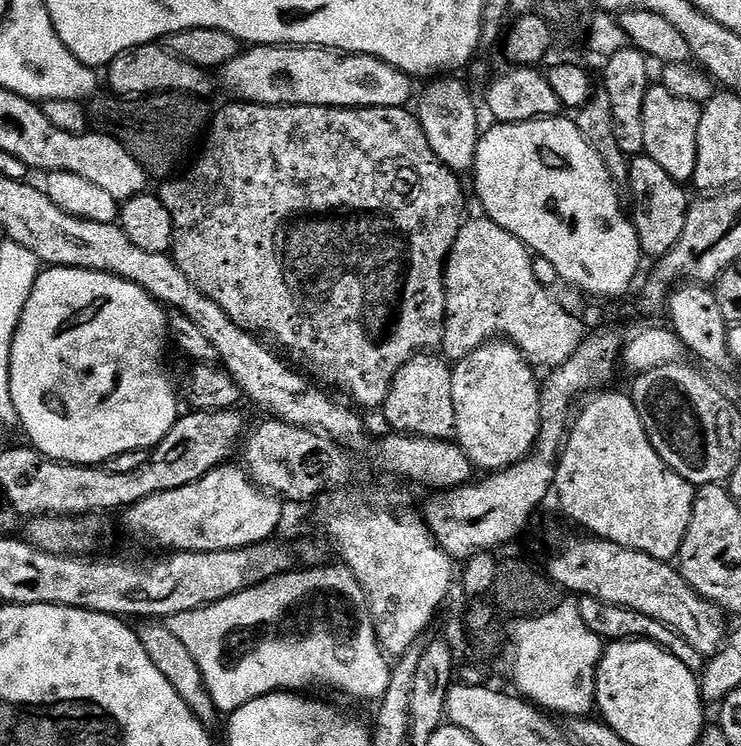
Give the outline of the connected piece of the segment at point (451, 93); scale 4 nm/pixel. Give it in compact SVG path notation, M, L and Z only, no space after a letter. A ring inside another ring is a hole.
M443 76L433 79L421 98L419 95L416 113L430 144L430 150L438 154L438 158L451 172L468 174L476 164L480 125L478 126L478 110L474 98L460 78Z

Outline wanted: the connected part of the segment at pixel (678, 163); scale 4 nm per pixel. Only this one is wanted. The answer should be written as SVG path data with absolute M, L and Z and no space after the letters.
M663 86L649 87L644 103L644 125L646 126L646 146L644 152L670 178L679 184L687 185L694 178L694 170L698 166L698 122L701 105L690 102L686 98L678 98L678 94L670 94Z

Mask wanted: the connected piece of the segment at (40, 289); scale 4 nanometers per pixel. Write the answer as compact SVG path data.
M53 268L41 271L36 286L26 302L22 322L14 334L14 346L10 358L10 394L14 394L14 406L18 410L19 427L29 436L31 447L49 456L52 460L61 460L64 464L103 465L105 460L118 454L151 450L170 434L176 424L176 392L172 389L172 380L168 377L168 368L164 365L164 355L170 348L170 316L164 305L159 304L142 286L129 280L112 276L108 272L95 272L85 268Z

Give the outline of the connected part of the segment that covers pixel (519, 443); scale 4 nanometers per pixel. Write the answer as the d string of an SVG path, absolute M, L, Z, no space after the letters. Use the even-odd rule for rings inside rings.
M497 338L474 354L455 361L454 386L455 443L466 454L473 469L485 468L495 474L531 457L540 433L540 385L533 368L515 344Z

